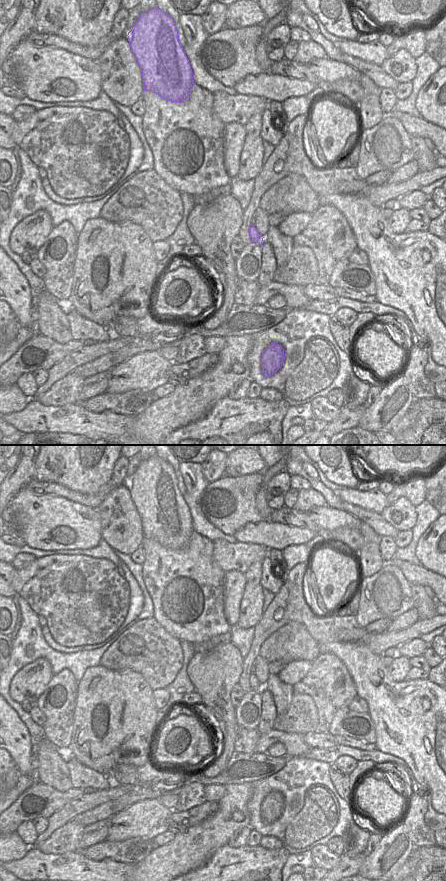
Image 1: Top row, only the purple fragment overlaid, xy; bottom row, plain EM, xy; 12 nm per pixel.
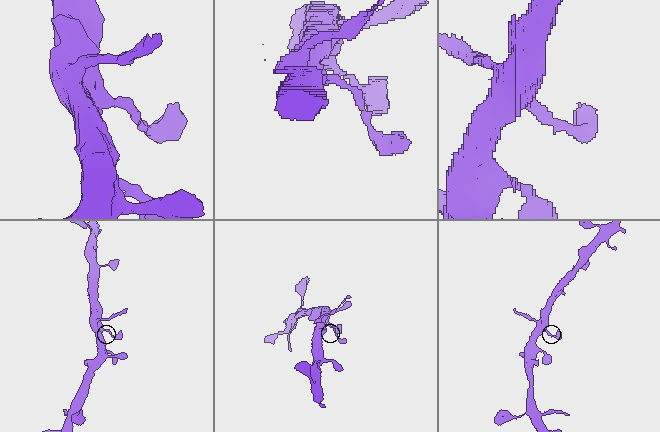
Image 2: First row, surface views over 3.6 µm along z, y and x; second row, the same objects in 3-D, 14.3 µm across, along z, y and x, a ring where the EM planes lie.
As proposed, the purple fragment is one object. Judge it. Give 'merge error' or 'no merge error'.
no merge error

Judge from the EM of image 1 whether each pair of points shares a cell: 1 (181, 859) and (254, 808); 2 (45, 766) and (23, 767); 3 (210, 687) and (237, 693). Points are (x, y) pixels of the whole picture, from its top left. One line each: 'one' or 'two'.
1: two
2: two
3: two

